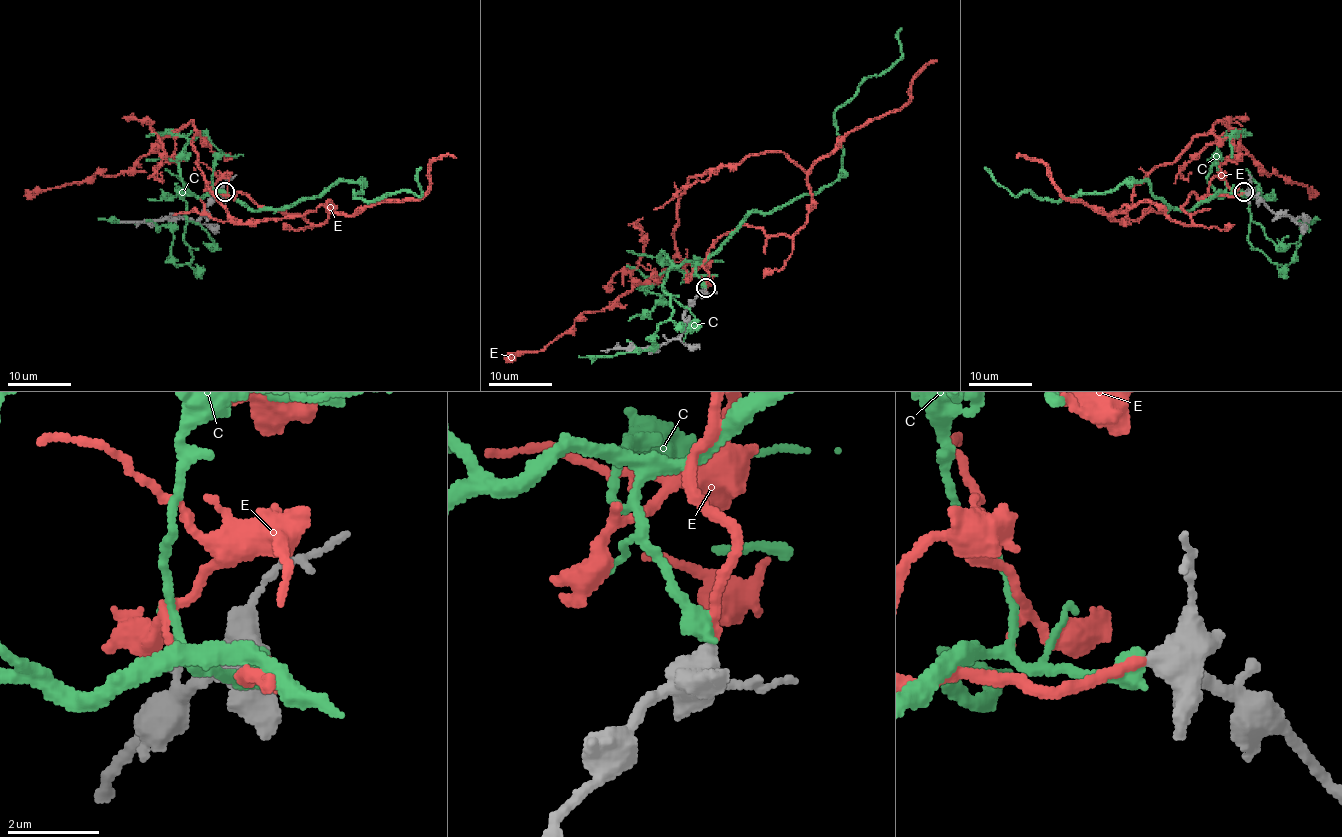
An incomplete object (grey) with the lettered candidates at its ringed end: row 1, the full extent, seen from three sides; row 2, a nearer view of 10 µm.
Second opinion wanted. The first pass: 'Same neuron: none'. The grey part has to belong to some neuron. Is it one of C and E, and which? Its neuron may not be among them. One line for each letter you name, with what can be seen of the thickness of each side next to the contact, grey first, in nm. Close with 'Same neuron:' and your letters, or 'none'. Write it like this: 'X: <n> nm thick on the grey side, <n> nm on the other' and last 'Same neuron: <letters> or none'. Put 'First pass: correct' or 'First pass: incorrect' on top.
First pass: incorrect
E: 650 nm thick on the grey side, 220 nm on the other
Same neuron: E

